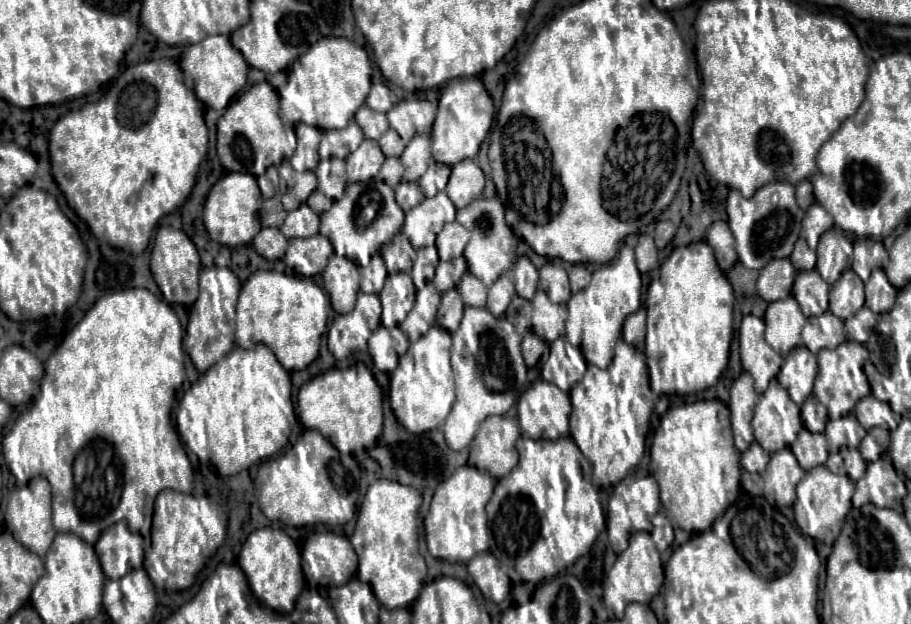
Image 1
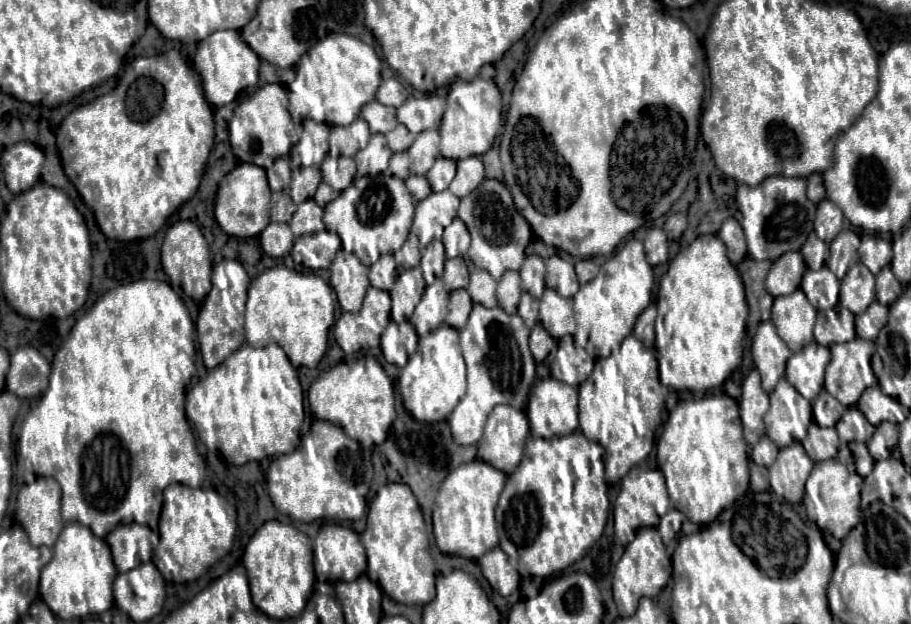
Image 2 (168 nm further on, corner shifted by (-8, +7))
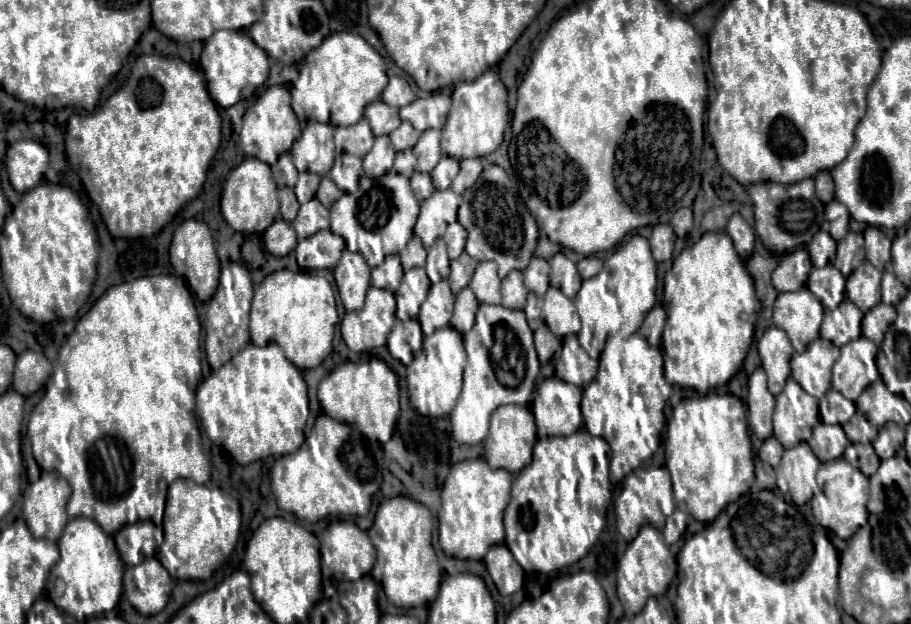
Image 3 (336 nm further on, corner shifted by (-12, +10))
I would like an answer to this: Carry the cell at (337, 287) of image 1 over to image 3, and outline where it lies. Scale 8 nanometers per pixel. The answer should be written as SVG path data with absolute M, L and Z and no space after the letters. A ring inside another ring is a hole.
M343 250L343 258L333 270L337 290L345 310L359 310L363 308L367 288L371 284L371 268L361 254L353 254Z

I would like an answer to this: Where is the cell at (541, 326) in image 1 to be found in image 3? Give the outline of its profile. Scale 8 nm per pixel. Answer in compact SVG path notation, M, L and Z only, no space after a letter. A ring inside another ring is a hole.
M549 288L543 296L541 316L551 332L555 332L555 336L559 338L567 334L577 334L581 328L573 300L567 298L559 288Z

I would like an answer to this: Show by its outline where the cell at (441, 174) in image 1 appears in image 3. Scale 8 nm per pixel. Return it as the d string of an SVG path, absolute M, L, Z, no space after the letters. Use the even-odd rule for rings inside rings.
M441 156L439 164L431 172L435 188L437 190L449 188L451 180L457 176L457 172L459 172L459 160L451 160L451 156Z

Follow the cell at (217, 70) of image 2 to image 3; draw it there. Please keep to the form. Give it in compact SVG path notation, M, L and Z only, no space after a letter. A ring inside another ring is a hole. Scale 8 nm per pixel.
M219 30L215 32L203 48L201 54L201 68L205 72L207 88L211 98L221 106L229 108L241 98L253 94L257 86L261 86L269 76L269 58L267 54L241 30Z

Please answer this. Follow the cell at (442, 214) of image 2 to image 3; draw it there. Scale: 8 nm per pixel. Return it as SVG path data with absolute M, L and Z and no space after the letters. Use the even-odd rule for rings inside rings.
M435 190L427 200L421 202L415 234L423 240L425 248L431 248L431 244L443 236L447 224L457 220L457 208L461 202L461 196L453 190Z

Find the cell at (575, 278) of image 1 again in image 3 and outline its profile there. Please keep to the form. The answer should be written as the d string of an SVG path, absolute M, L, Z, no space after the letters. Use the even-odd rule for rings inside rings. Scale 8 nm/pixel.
M587 256L587 258L577 262L577 268L579 268L581 278L591 278L591 276L599 274L599 270L603 268L603 260L599 260L595 256Z

